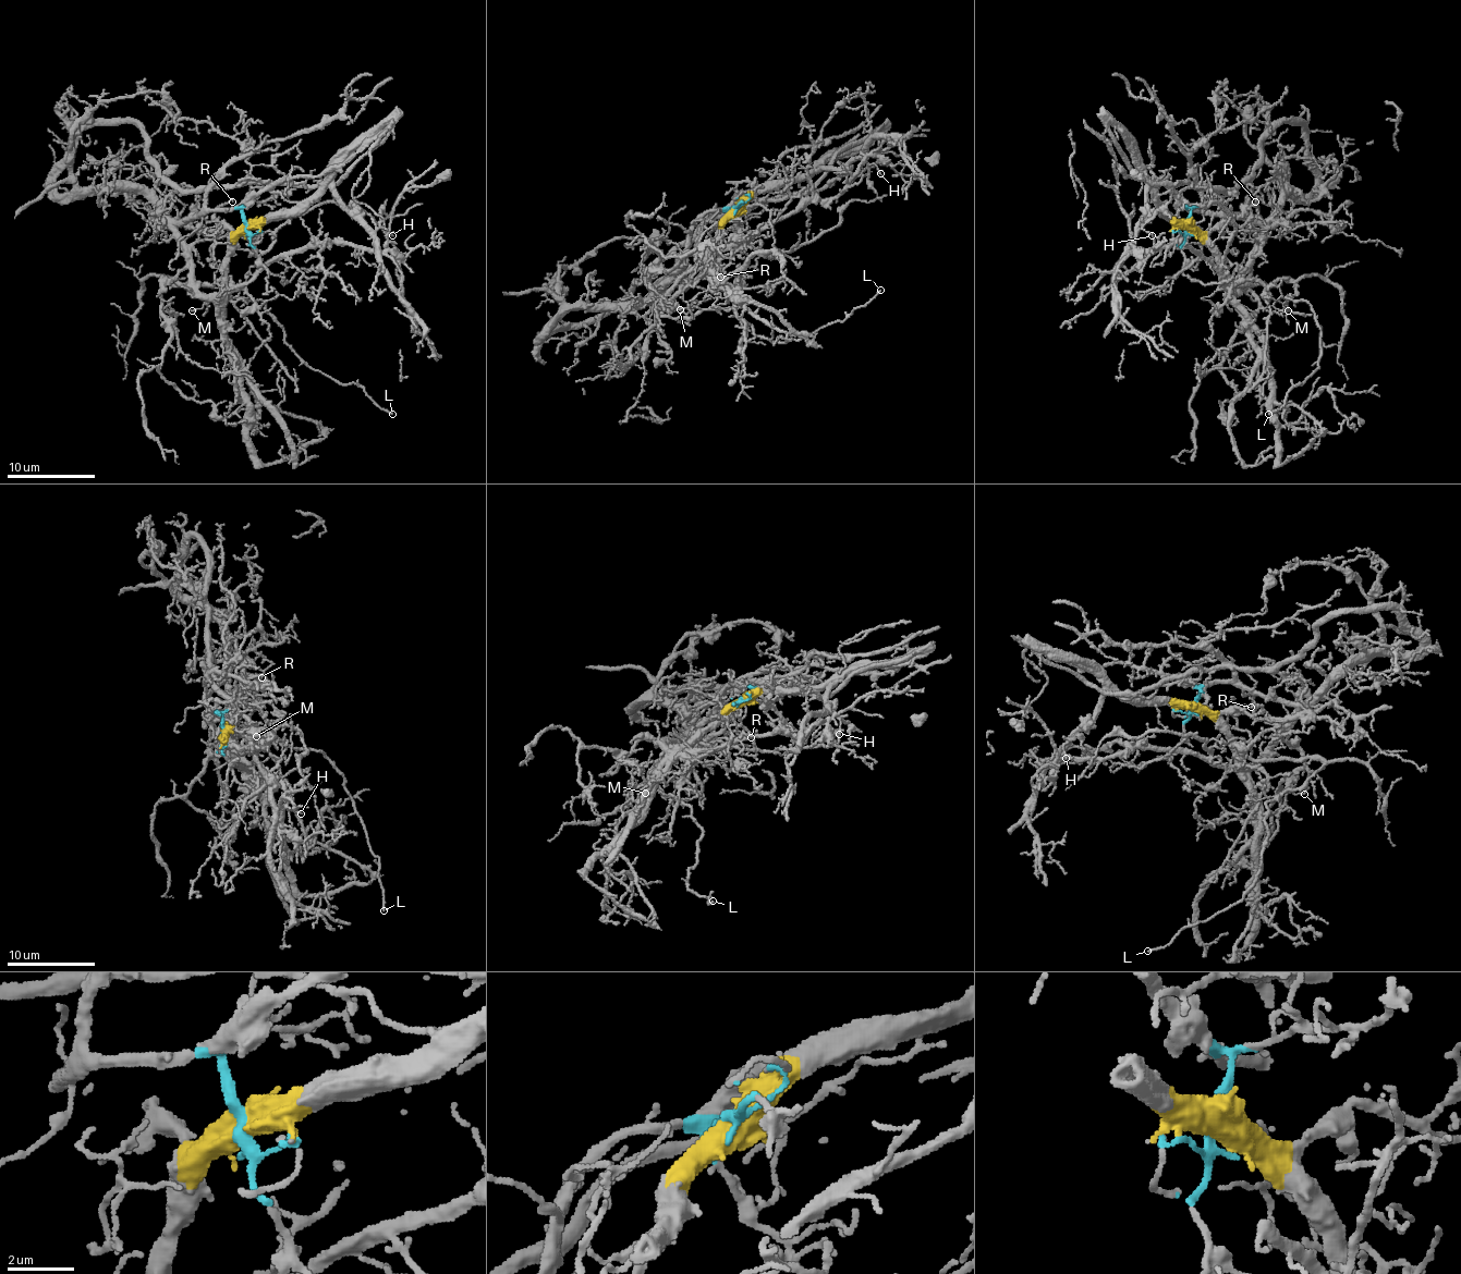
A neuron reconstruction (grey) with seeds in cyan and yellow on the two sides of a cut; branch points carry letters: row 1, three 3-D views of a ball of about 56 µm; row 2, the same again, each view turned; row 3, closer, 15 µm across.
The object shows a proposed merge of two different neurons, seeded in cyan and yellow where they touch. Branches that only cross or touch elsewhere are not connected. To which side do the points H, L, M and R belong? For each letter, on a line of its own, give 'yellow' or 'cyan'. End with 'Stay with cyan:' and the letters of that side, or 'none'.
H: yellow
L: yellow
M: yellow
R: yellow
Stay with cyan: none

